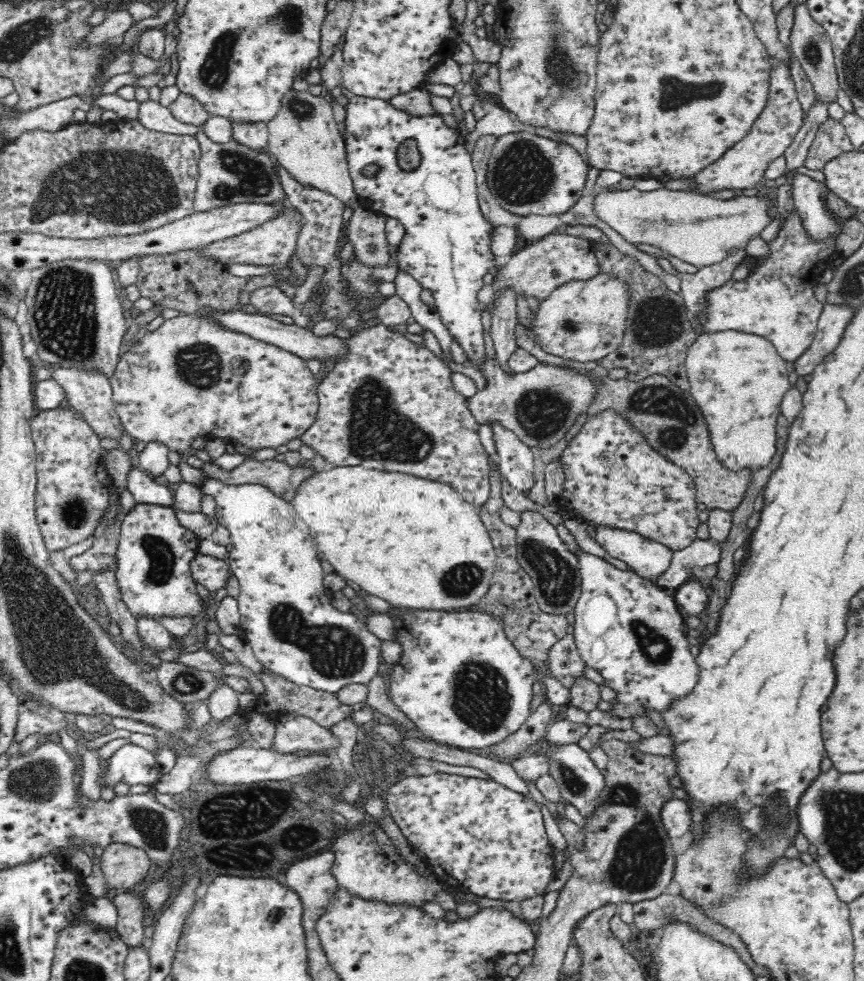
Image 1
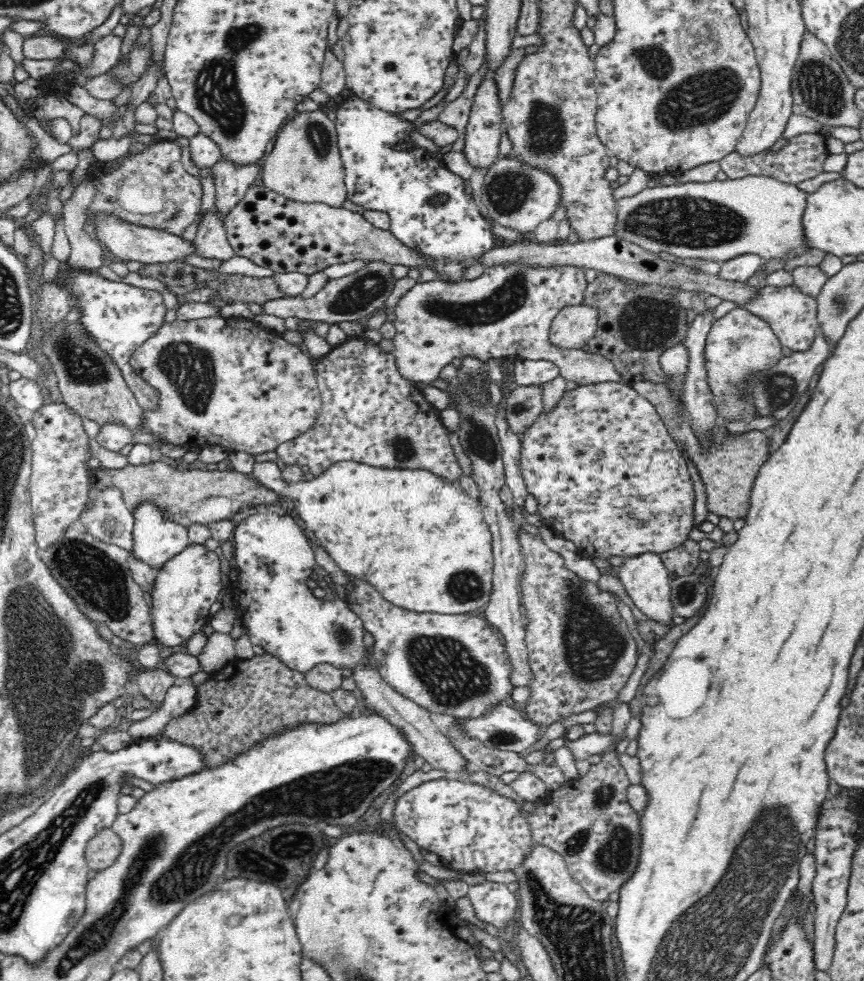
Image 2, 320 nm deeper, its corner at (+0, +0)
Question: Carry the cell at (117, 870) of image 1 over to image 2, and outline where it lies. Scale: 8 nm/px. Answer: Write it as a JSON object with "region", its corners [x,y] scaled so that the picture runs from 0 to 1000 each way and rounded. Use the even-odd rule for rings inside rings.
{"region":[[[128,844],[118,846],[100,862],[103,885],[110,888],[128,885],[141,872],[144,857]]]}

